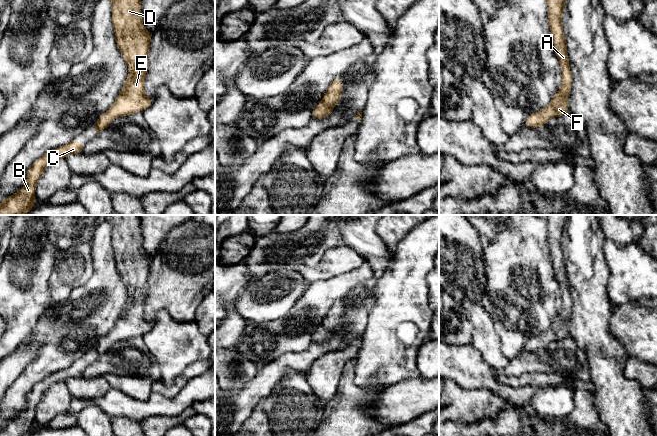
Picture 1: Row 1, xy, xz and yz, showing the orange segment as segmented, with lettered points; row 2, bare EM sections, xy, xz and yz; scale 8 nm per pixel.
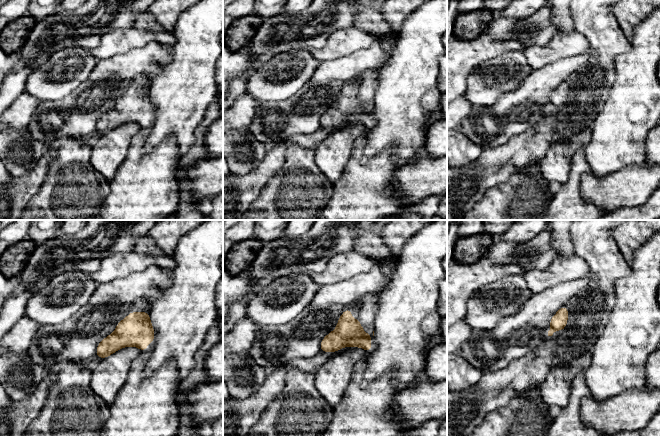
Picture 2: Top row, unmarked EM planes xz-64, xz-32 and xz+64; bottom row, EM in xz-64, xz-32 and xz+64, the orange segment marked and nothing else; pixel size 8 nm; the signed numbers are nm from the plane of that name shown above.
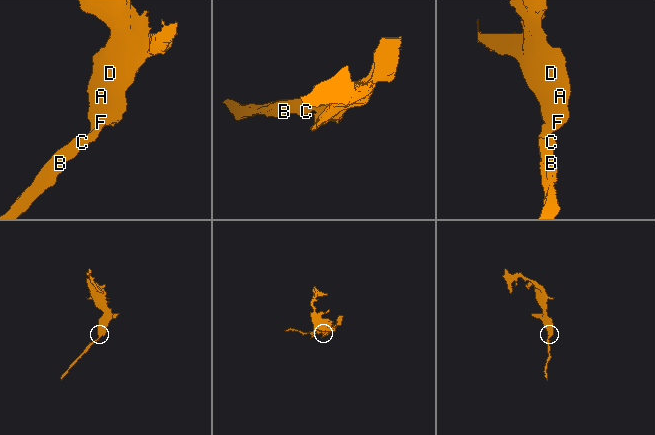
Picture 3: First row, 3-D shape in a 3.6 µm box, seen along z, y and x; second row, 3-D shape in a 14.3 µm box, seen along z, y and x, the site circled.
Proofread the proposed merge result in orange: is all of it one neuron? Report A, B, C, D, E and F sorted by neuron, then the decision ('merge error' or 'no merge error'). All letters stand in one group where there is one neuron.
groups A B C D E F; no merge error

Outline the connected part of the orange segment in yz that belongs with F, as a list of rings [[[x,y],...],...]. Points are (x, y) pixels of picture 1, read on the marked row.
[[[547,0],[548,20],[555,46],[555,53],[562,68],[562,85],[553,96],[551,103],[540,112],[534,112],[526,120],[528,128],[543,126],[550,118],[560,117],[569,113],[567,97],[572,86],[572,76],[569,68],[569,57],[567,55],[566,38],[562,27],[562,14],[566,0]]]

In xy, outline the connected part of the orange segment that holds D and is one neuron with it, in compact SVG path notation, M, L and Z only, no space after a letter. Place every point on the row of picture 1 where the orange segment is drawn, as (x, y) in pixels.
M112 0L112 23L115 32L116 44L128 64L129 74L124 83L119 96L116 98L114 104L102 114L95 124L95 135L102 132L108 127L111 121L117 117L124 117L131 113L143 112L153 102L153 99L145 96L144 82L146 79L146 72L148 67L148 54L150 49L150 40L152 33L150 33L142 22L141 15L141 0Z

